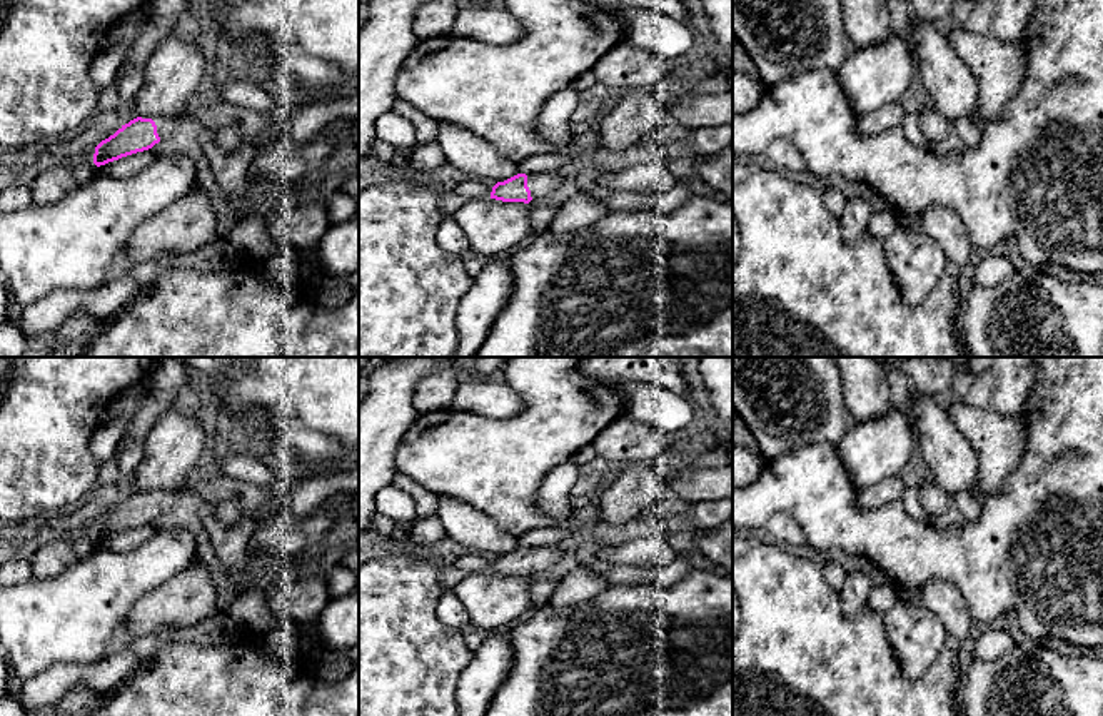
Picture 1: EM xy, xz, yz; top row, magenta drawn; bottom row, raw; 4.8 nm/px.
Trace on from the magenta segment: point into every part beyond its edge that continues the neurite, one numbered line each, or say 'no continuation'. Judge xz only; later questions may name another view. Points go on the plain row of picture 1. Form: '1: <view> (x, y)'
1: xz (539, 558)

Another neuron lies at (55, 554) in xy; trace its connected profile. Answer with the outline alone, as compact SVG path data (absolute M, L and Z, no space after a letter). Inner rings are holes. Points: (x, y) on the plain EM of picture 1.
M50 536L30 559L32 577L47 579L58 576L77 561L72 542L62 536Z

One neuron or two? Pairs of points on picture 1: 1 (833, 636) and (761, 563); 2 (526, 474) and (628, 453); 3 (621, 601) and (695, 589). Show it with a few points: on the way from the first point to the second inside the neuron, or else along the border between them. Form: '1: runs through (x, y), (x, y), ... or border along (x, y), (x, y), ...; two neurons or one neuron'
1: runs through (813, 623), (773, 583); one neuron
2: border along (618, 419), (613, 419), (588, 446); two neurons
3: runs through (639, 601), (676, 601); one neuron

